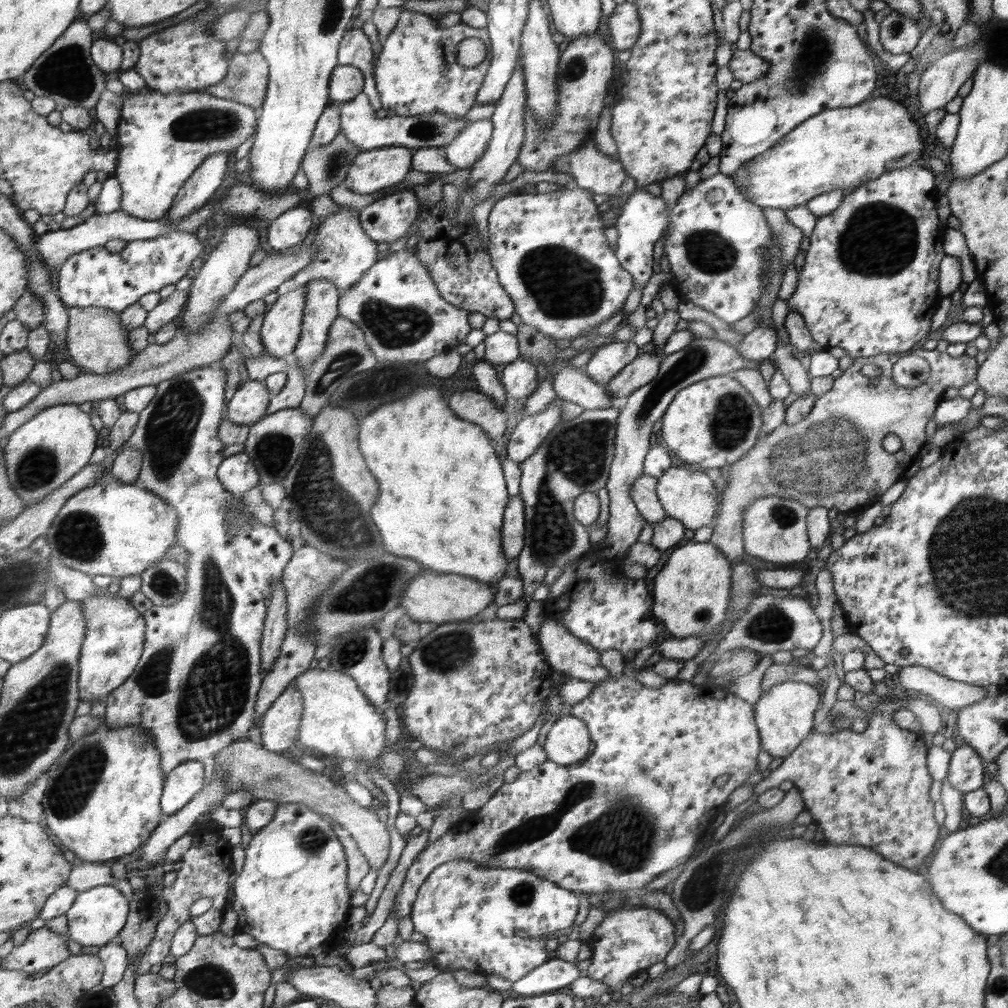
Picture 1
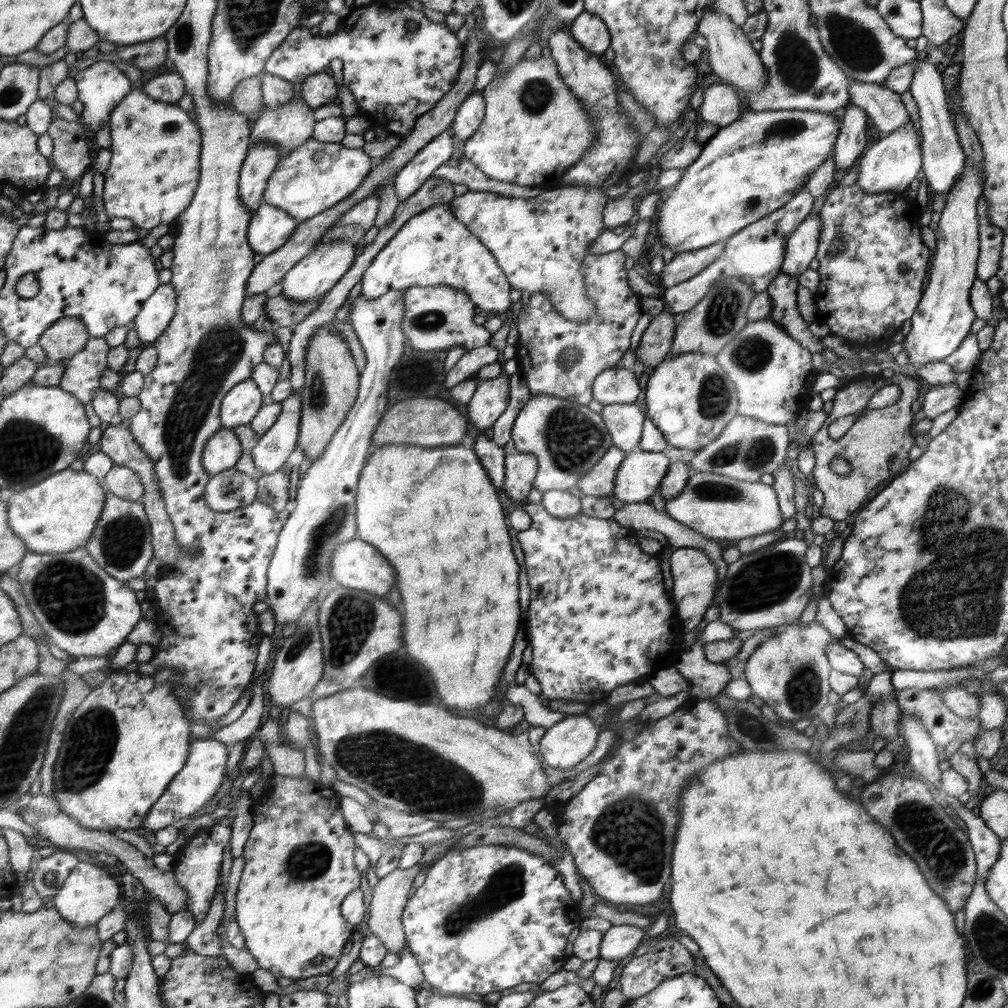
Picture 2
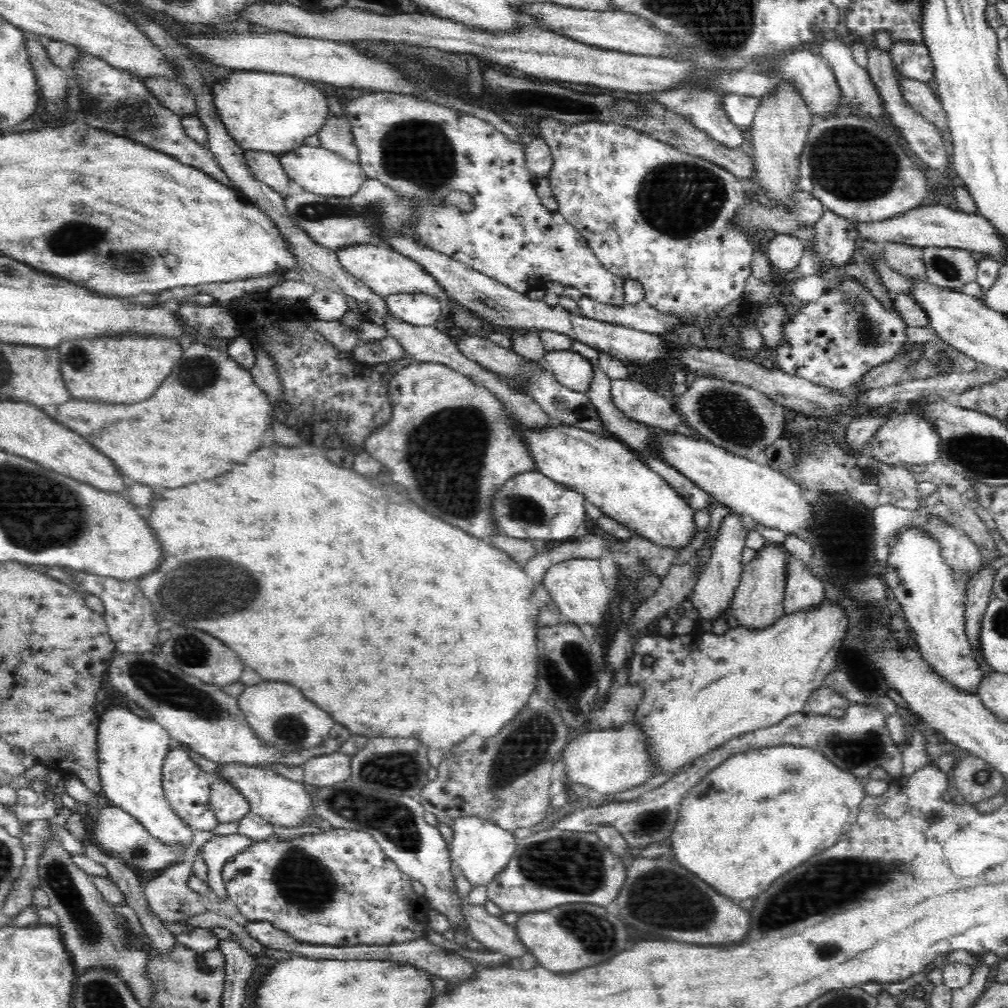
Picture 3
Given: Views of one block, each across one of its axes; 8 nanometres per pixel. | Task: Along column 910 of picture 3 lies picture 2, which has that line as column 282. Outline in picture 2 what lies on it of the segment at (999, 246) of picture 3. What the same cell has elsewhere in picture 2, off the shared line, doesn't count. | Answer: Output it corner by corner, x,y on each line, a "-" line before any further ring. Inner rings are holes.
262,204
249,224
250,248
261,256
276,251
288,243
296,231
296,219
276,205

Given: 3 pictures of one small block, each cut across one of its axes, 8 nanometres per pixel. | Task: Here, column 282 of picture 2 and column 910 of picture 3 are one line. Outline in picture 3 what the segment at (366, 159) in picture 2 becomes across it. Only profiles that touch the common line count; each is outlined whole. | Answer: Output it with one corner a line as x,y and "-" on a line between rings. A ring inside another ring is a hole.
853,113
850,116
833,116
818,121
808,132
802,154
798,156
798,176
795,177
796,190
814,195
822,203
825,210
832,211
844,219
855,222
874,222
888,220
899,216
912,208
921,206
924,198
930,197
928,178
924,170
904,153
894,131
874,122
863,115

